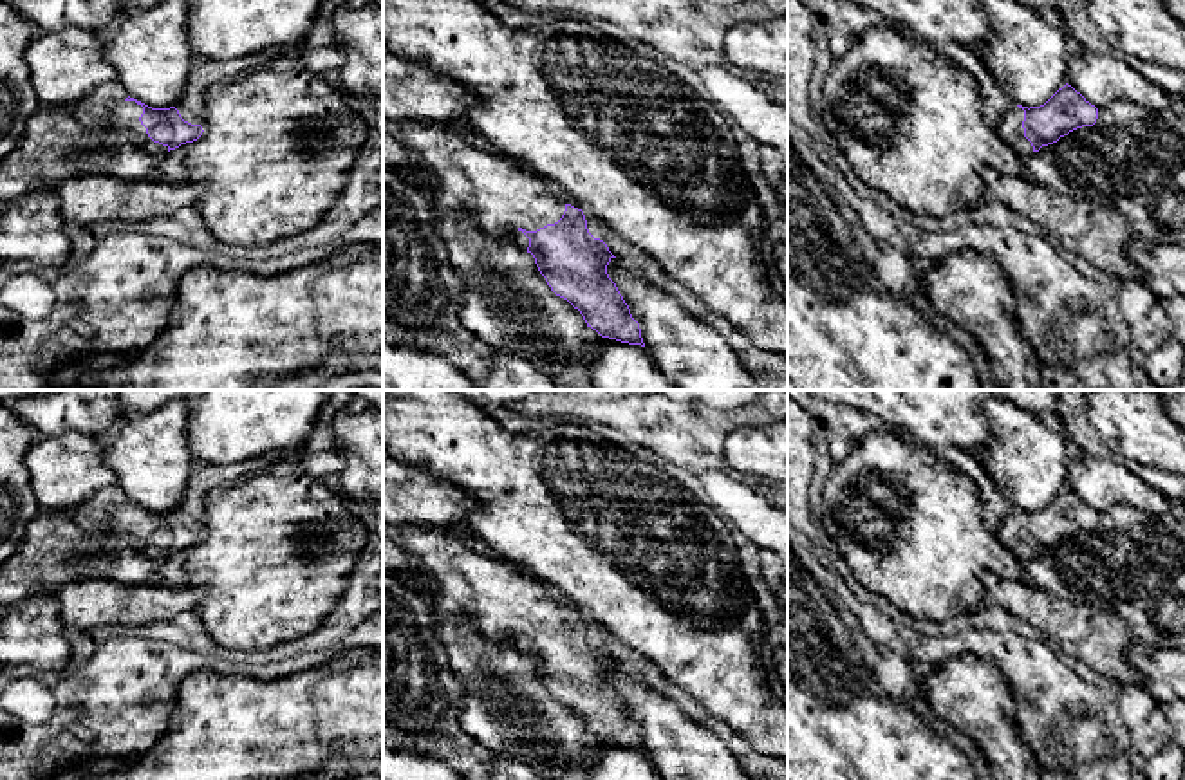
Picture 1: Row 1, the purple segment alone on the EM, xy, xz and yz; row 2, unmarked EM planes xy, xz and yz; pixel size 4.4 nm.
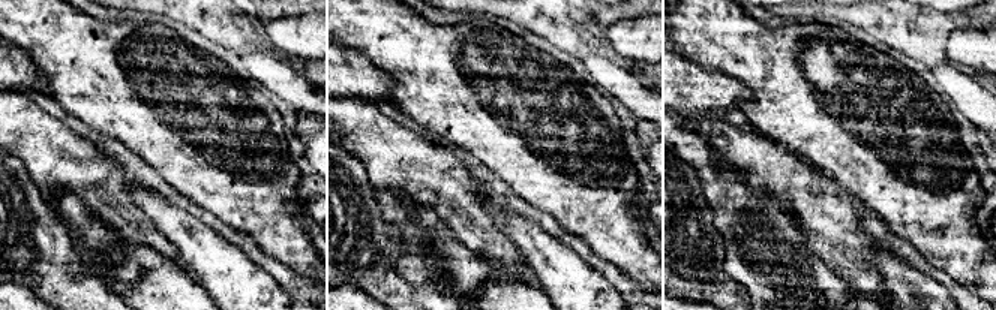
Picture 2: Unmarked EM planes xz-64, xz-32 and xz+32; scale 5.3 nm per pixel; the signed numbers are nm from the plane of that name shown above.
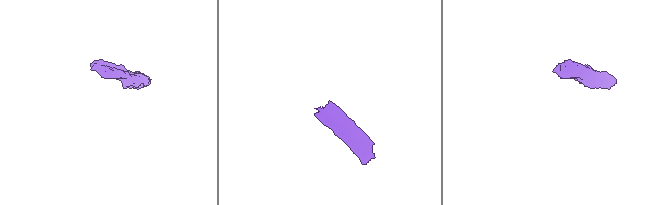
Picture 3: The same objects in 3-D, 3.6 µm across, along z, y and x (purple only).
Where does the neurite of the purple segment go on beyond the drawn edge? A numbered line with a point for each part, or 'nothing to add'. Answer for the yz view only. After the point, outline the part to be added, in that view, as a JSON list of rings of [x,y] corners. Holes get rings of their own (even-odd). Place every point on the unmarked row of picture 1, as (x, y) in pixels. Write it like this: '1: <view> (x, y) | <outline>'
1: yz (1008, 531) | [[[1013,509],[1004,520],[997,524],[995,534],[1013,556],[1017,556],[1021,562],[1026,562],[1033,556],[1033,551],[1024,542],[1022,525],[1024,515]]]

